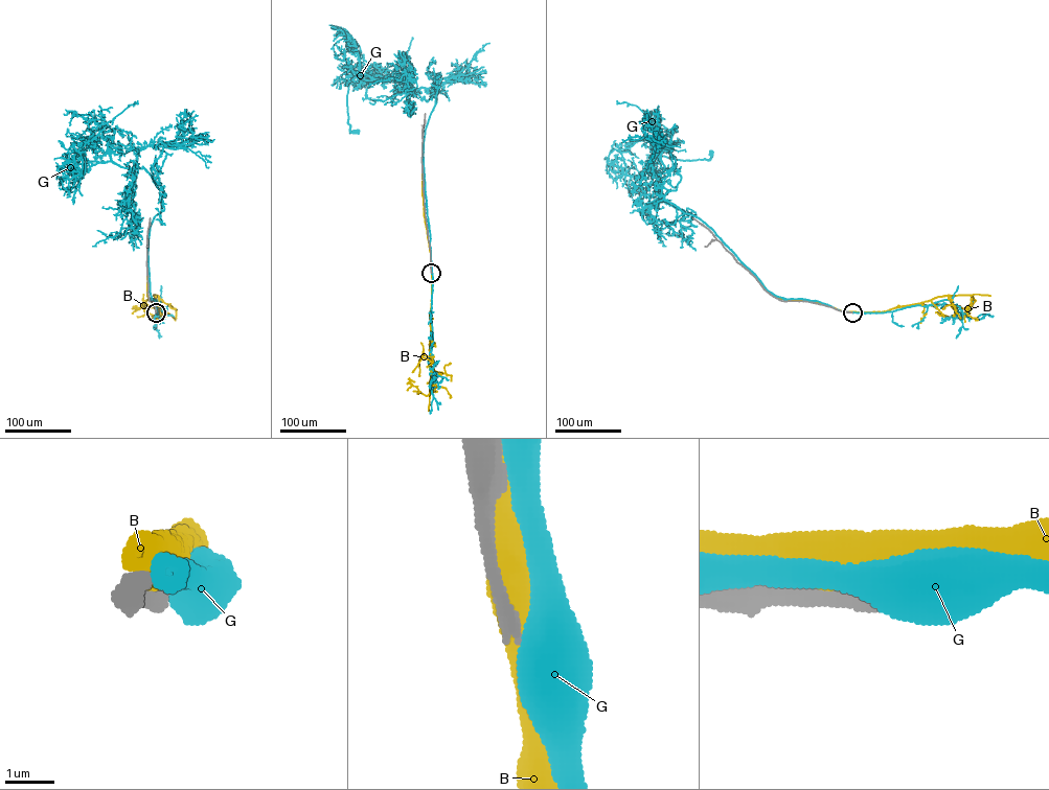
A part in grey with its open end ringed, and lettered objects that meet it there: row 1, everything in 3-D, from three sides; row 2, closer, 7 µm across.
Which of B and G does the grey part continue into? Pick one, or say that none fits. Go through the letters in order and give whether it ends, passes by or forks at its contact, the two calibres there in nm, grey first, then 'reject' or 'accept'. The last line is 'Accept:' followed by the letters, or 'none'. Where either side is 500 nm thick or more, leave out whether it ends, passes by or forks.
B: calibres 320 and 550 nm; reject
G: calibres 380 and 500 nm; reject
Accept: none

